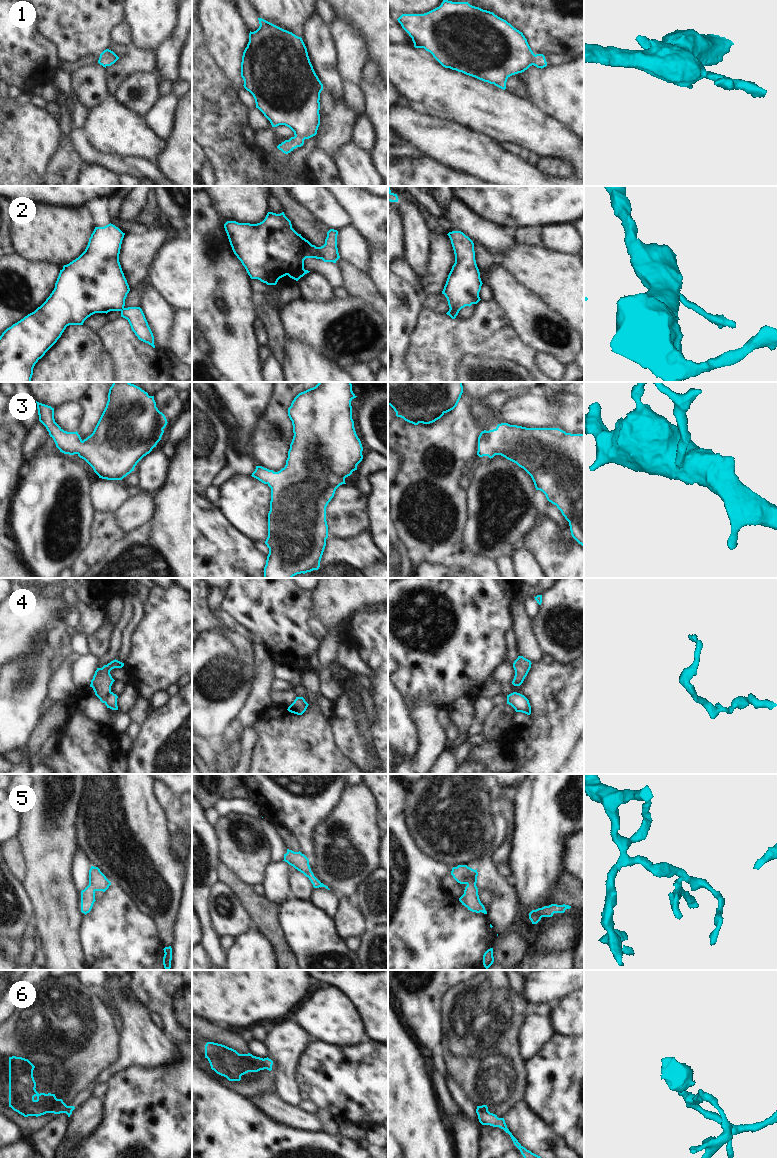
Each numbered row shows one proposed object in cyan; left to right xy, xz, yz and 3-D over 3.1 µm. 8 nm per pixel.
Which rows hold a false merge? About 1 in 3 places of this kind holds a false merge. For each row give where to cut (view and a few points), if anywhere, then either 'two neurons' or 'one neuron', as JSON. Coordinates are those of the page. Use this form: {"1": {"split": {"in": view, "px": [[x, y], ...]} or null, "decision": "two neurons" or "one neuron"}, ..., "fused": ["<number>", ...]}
{"1": {"split": null, "decision": "one neuron"}, "2": {"split": {"in": "xz", "px": [[317, 247], [321, 258]]}, "decision": "two neurons"}, "3": {"split": null, "decision": "one neuron"}, "4": {"split": {"in": "xy", "px": [[111, 692], [104, 702]]}, "decision": "two neurons"}, "5": {"split": null, "decision": "one neuron"}, "6": {"split": {"in": "xz", "px": [[262, 1059], [265, 1068]]}, "decision": "two neurons"}, "fused": ["2", "4", "6"]}

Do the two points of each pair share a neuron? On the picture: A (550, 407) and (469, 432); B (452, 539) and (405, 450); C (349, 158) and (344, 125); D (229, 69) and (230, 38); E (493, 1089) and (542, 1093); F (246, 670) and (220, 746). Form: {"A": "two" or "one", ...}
{"A": "two", "B": "one", "C": "two", "D": "one", "E": "two", "F": "two"}

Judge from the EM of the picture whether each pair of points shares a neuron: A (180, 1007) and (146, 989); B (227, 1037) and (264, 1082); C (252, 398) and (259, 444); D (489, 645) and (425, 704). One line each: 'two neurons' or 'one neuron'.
A: one neuron
B: one neuron
C: two neurons
D: two neurons

